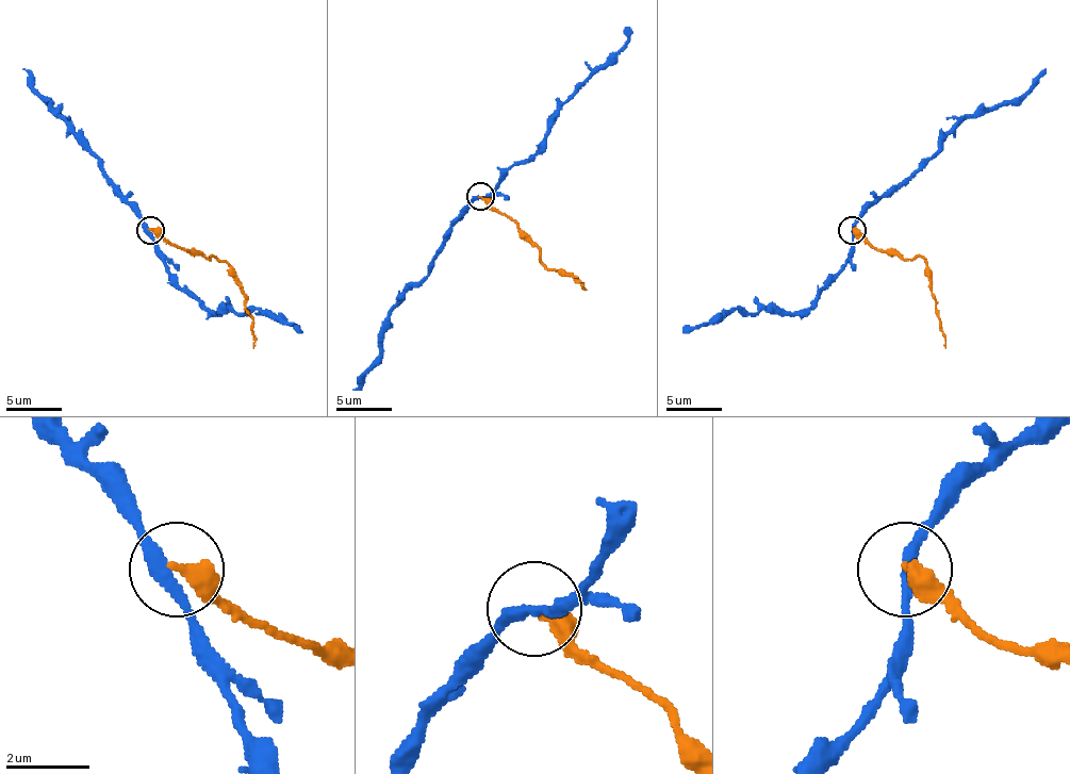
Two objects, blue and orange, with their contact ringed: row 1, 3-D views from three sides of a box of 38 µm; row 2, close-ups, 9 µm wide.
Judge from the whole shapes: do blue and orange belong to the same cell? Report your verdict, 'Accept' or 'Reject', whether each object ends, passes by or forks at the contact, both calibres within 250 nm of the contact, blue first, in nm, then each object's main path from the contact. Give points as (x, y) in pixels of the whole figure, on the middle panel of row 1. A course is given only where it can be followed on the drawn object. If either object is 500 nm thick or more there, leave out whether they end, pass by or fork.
Reject. At the ring blue passes by. At the ring orange ends. Thickness 320 nm (blue) against 400 nm. Course of blue: (480, 197), (449, 228), (432, 269), (391, 311), (380, 342), (380, 358), (352, 389). Course of orange: (480, 197), (516, 225), (539, 250), (539, 258), (553, 269), (572, 275), (582, 289)

